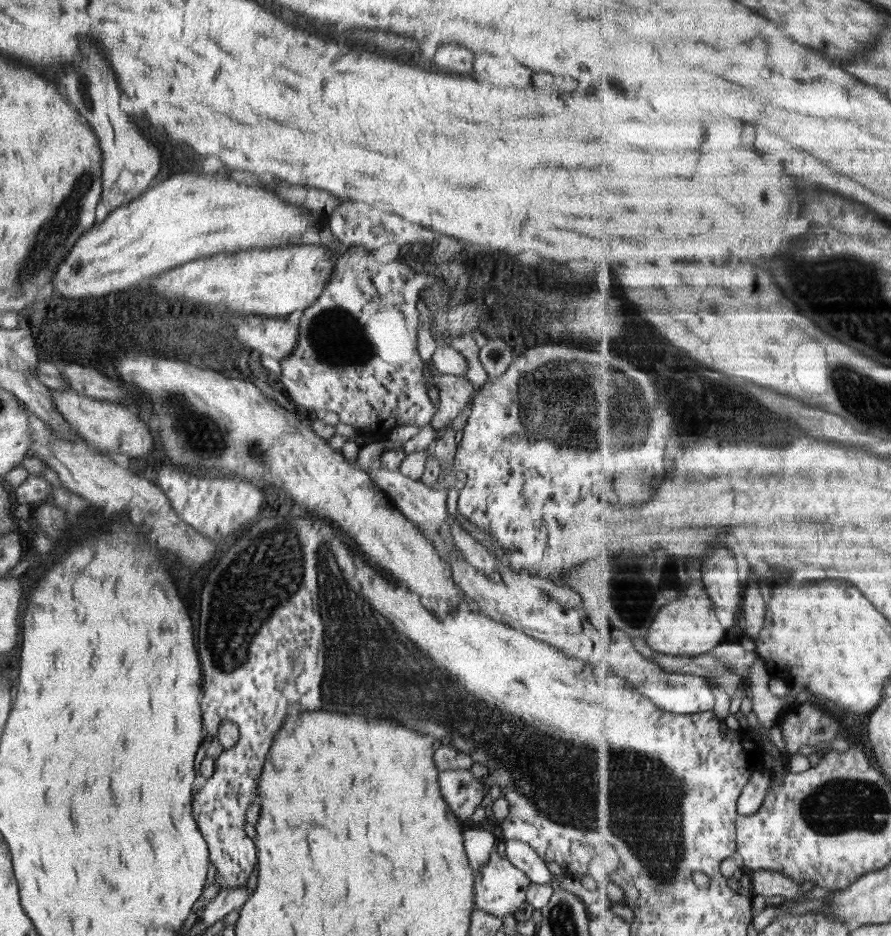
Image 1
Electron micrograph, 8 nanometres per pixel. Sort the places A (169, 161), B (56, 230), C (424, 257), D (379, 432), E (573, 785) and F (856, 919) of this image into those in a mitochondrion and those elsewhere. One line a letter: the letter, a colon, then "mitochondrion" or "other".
A: other
B: mitochondrion
C: other
D: other
E: mitochondrion
F: other

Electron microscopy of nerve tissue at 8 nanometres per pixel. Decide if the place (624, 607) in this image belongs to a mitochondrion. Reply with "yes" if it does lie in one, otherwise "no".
yes

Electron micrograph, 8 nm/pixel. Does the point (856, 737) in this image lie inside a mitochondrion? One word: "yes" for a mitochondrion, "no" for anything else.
no

